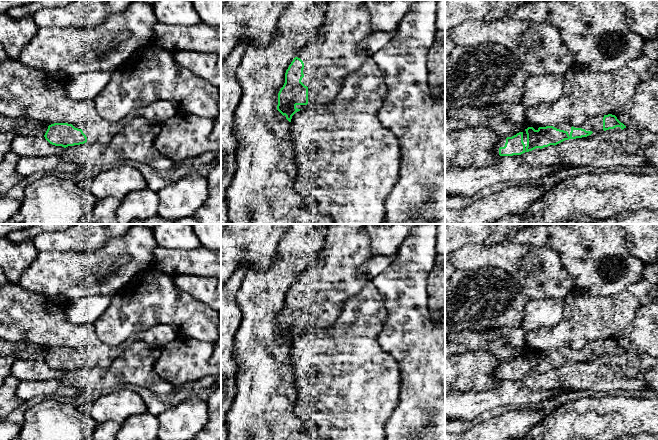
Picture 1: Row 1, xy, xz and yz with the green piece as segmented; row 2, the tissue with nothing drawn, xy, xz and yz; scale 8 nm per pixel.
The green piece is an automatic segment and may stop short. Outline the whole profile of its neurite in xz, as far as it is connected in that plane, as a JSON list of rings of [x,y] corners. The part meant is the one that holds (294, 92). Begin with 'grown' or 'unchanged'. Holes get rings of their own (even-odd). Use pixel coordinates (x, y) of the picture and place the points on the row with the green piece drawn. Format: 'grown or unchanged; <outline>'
grown; [[[328,0],[328,8],[327,8],[327,12],[326,12],[325,23],[319,31],[318,39],[314,43],[312,43],[312,44],[306,46],[304,49],[302,49],[298,53],[298,55],[293,59],[293,61],[289,65],[288,69],[286,70],[285,83],[278,93],[277,110],[283,116],[285,115],[286,119],[289,122],[291,122],[292,116],[296,112],[300,111],[300,109],[298,109],[296,107],[297,105],[307,105],[308,104],[309,106],[313,107],[314,109],[331,108],[334,98],[339,93],[340,86],[341,86],[343,79],[346,76],[352,74],[353,72],[359,70],[364,65],[365,60],[366,60],[366,53],[359,49],[359,44],[365,39],[365,37],[367,35],[369,35],[371,33],[369,14],[368,14],[368,11],[364,8],[365,1],[366,0]]]

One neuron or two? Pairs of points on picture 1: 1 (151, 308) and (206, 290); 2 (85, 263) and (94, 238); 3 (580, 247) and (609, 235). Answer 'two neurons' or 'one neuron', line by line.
1: two neurons
2: two neurons
3: one neuron

